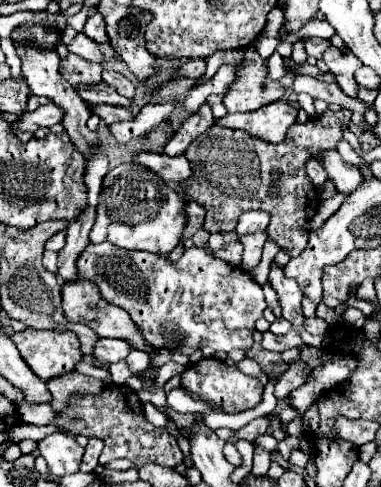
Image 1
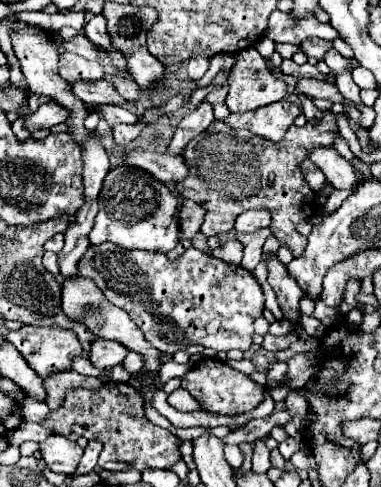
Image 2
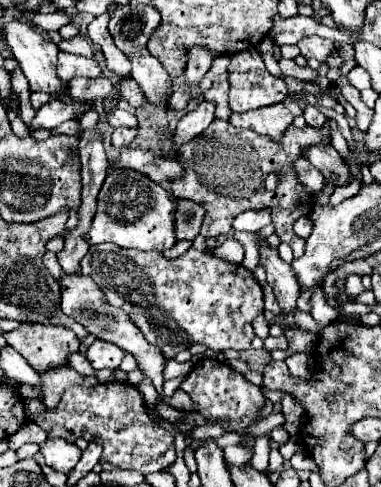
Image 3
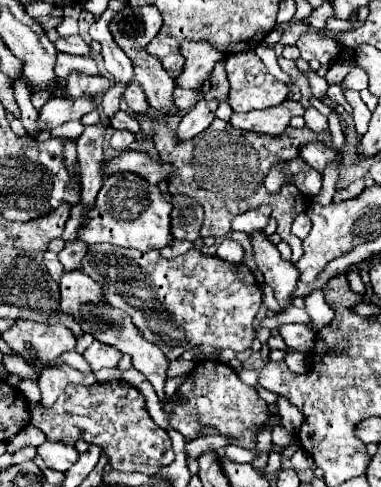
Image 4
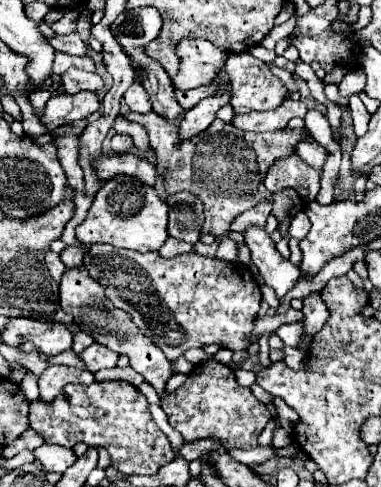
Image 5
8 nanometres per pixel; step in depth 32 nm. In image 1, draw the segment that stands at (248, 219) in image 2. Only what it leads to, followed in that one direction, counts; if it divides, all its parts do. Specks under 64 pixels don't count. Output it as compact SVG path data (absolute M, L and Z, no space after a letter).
M250 210L244 212L244 216L238 218L238 226L236 226L236 234L244 236L244 234L252 234L256 230L266 230L270 222L270 214L262 212L262 210Z

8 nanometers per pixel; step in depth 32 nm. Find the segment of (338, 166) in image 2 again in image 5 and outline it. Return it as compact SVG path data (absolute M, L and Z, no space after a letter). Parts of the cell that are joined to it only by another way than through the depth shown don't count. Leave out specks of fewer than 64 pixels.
M302 140L300 144L296 144L296 154L314 170L322 170L326 162L326 150L314 140Z

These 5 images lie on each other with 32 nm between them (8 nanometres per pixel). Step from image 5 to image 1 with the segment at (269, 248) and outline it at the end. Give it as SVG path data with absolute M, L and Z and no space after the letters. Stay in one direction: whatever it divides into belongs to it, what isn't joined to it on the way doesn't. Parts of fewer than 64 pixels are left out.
M276 262L270 264L270 276L268 276L270 286L276 290L278 294L278 302L282 306L282 316L294 326L296 332L304 330L302 322L304 322L304 314L300 308L300 302L304 298L300 286L296 284L296 280L290 280L284 276L284 268L278 266Z

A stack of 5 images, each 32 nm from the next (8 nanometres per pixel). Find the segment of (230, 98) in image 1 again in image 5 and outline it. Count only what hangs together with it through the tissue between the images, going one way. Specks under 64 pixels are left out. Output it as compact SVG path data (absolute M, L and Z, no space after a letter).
M250 52L230 54L224 70L232 78L230 104L236 114L272 110L280 106L288 94L286 86L270 72L270 68Z

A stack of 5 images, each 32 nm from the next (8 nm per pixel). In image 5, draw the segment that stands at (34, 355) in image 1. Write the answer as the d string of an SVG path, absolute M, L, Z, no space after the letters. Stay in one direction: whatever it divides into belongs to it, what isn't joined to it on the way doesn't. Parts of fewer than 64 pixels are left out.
M12 318L8 320L2 336L4 336L4 342L10 346L16 346L18 340L30 340L34 348L48 358L72 346L72 332L62 322Z

